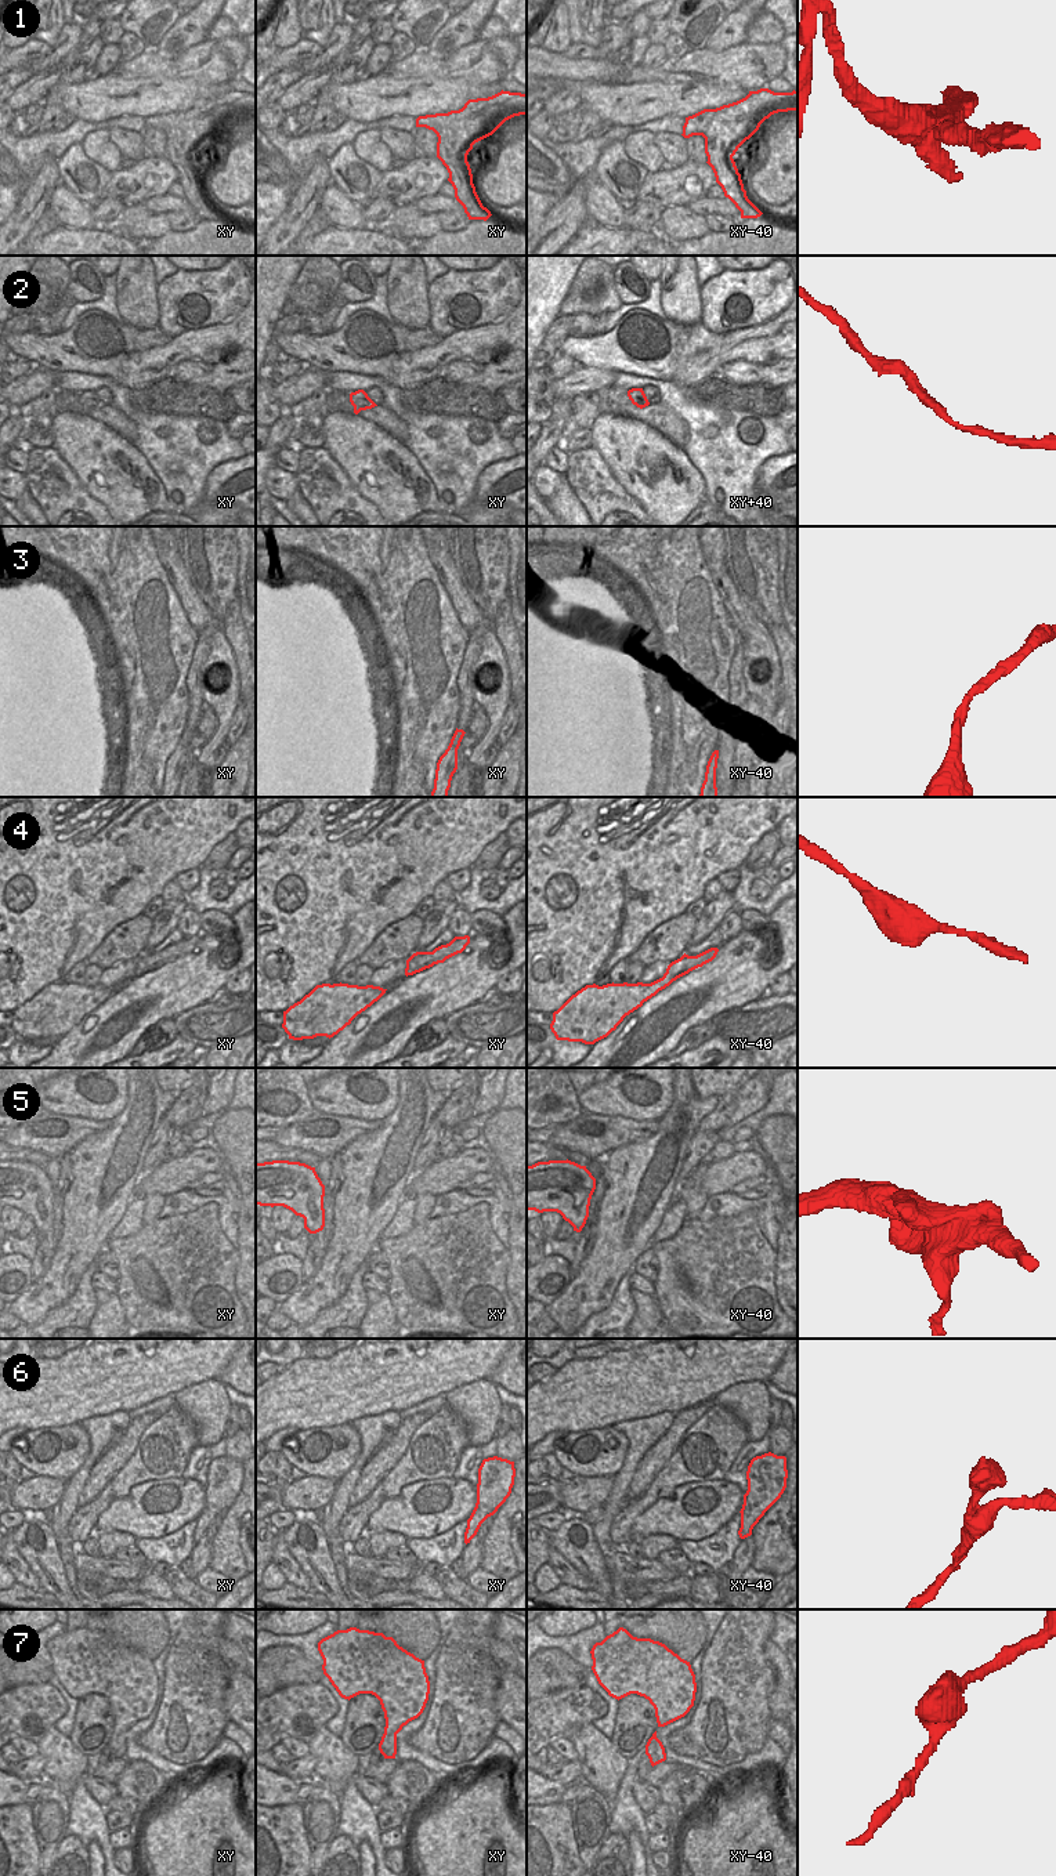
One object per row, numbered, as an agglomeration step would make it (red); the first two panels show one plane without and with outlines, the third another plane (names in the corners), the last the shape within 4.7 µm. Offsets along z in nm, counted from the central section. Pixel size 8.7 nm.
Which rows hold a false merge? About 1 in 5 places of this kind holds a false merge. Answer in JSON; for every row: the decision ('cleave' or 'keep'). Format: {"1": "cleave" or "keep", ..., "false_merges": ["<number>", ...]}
{"1": "cleave", "2": "keep", "3": "keep", "4": "keep", "5": "keep", "6": "keep", "7": "keep", "false_merges": ["1"]}

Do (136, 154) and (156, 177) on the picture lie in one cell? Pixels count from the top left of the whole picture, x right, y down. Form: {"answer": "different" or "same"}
{"answer": "different"}

